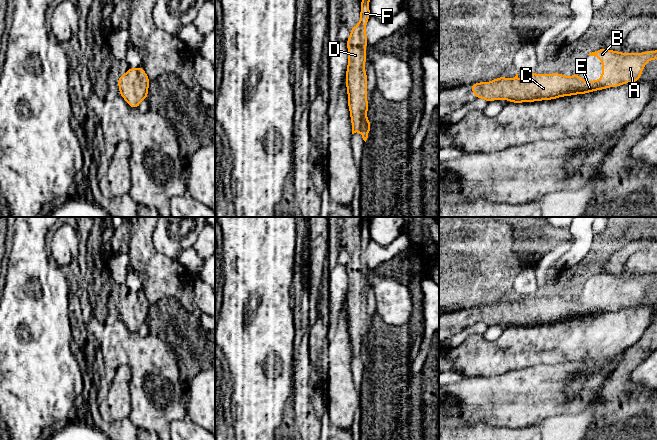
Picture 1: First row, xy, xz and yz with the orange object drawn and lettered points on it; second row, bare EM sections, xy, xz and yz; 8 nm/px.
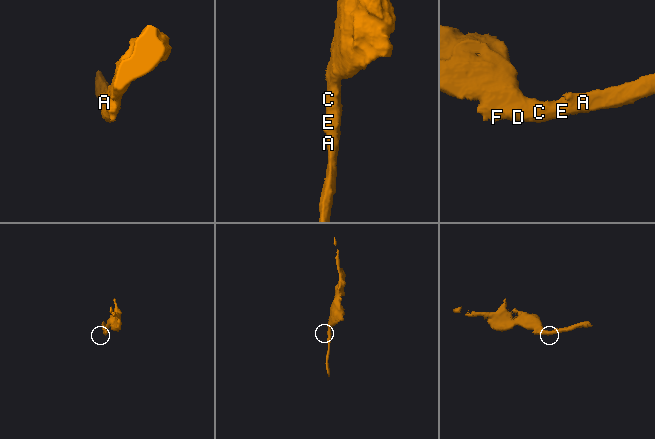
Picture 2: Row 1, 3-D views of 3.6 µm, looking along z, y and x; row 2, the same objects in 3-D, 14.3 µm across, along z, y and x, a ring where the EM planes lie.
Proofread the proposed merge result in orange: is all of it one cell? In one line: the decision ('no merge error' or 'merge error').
no merge error

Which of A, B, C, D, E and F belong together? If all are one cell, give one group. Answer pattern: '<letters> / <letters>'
A B C D E F

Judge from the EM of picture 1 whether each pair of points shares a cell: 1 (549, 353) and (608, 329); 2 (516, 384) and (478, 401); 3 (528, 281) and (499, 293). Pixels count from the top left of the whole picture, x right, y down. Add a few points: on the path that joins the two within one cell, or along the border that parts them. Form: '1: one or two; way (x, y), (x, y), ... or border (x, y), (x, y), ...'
1: one; way (564, 341), (593, 339)
2: one; way (507, 393), (500, 400), (487, 400)
3: two; border (526, 267), (514, 279), (513, 294)

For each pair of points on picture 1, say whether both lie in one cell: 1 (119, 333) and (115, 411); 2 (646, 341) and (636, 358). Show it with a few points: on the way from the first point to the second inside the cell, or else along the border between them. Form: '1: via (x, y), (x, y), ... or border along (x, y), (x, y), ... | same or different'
1: border along (121, 364), (127, 364), (130, 368), (128, 389) | different
2: via (645, 345), (637, 354) | same

